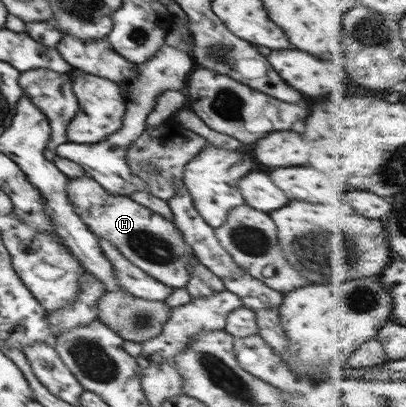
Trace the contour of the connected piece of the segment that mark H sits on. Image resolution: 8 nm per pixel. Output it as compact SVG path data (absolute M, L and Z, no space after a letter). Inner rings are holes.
M89 176L72 177L68 179L66 192L71 203L75 206L75 213L83 220L83 223L99 239L110 241L133 265L142 269L147 275L172 288L185 288L190 278L188 261L195 256L192 247L183 239L178 227L167 221L162 215L151 211L148 207L139 205L130 196L115 195L109 193L100 183Z

